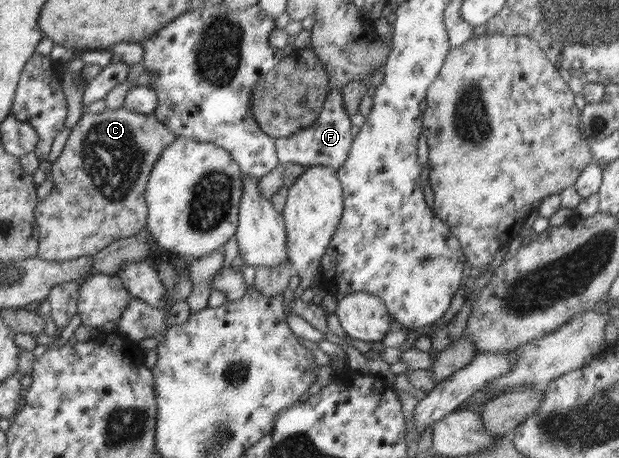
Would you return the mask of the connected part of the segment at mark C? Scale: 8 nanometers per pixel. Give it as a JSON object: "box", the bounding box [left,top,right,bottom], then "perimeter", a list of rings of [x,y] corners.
{"box":[35,107,175,262],"perimeter":[[[124,107],[103,113],[83,113],[58,158],[52,162],[51,177],[55,184],[51,193],[40,199],[35,207],[39,229],[39,258],[49,262],[95,256],[110,242],[130,237],[145,229],[148,208],[145,200],[146,184],[154,164],[175,136],[153,114],[142,115]]]}

